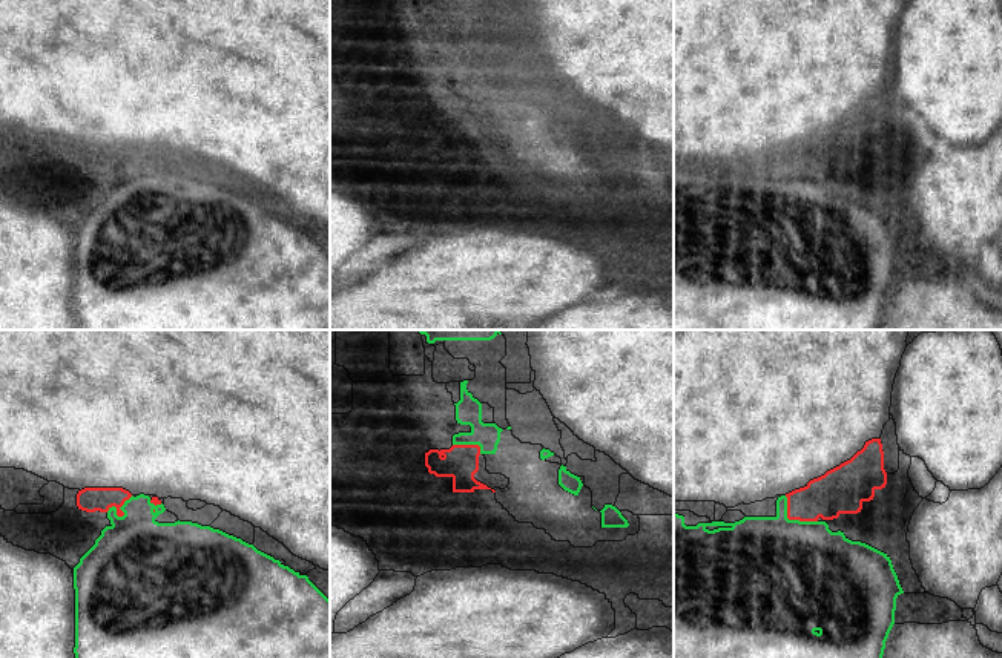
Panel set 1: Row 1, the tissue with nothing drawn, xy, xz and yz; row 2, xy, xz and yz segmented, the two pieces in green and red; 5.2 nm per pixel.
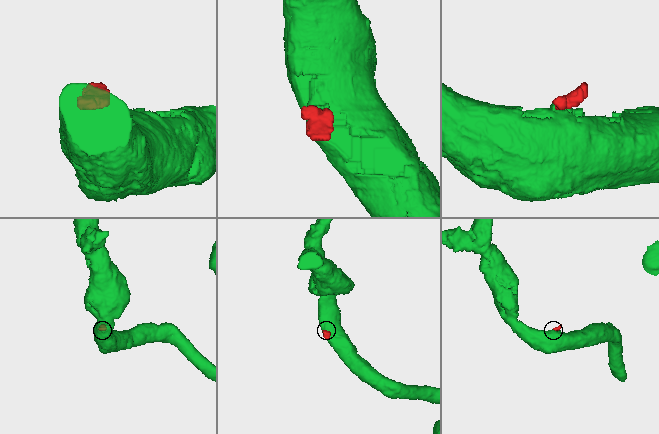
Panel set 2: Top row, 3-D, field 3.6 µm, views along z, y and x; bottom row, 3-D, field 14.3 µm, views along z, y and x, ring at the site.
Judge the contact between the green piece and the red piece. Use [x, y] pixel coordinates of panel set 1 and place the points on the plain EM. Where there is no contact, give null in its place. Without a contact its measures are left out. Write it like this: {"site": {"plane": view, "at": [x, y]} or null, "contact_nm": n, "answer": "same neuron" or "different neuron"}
{"site": {"plane": "yz", "at": [792, 177]}, "contact_nm": 220, "answer": "different neuron"}

